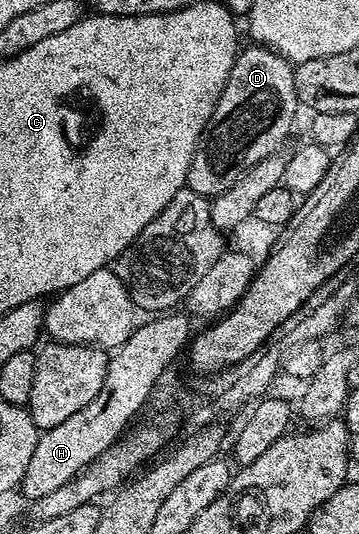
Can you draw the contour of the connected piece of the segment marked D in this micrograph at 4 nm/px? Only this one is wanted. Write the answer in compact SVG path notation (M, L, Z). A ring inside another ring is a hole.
M266 45L249 46L237 52L226 87L192 156L187 188L209 199L234 187L254 163L262 163L272 153L280 153L280 144L287 139L298 110L293 62Z

